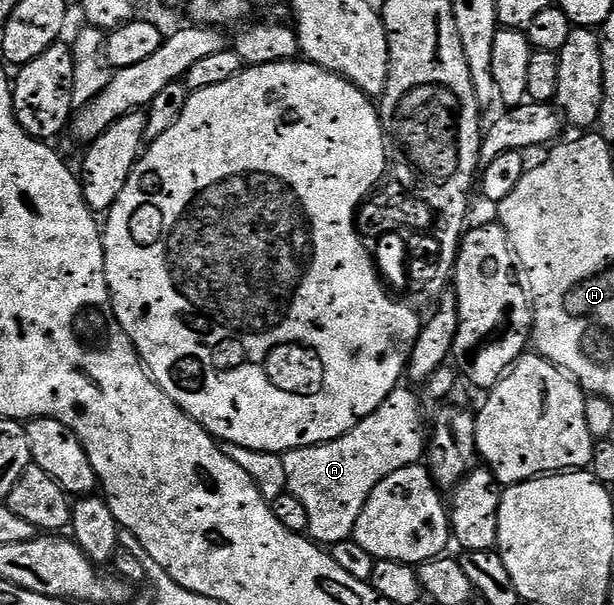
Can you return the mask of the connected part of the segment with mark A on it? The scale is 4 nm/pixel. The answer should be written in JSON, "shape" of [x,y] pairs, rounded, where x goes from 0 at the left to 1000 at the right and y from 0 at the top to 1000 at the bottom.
{"shape":[[[651,640],[591,696],[581,698],[562,719],[526,736],[505,736],[489,742],[474,742],[459,750],[464,765],[464,792],[467,813],[477,817],[490,831],[497,831],[497,845],[503,845],[503,871],[500,881],[505,893],[526,904],[547,901],[550,894],[567,893],[578,879],[578,866],[601,825],[607,818],[607,805],[621,798],[640,779],[653,779],[653,772],[681,769],[692,755],[692,716],[689,722],[689,676],[682,671],[682,656],[669,643]]]}

